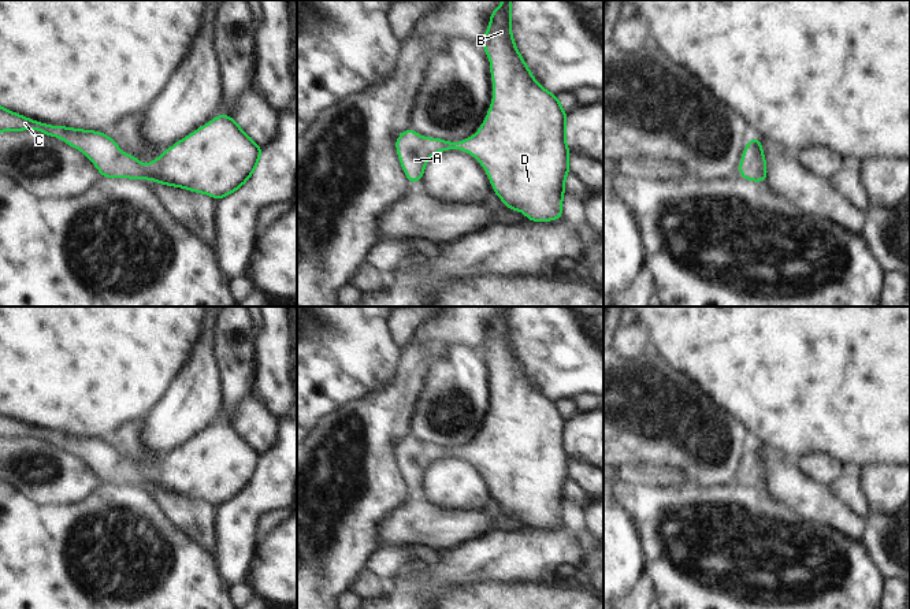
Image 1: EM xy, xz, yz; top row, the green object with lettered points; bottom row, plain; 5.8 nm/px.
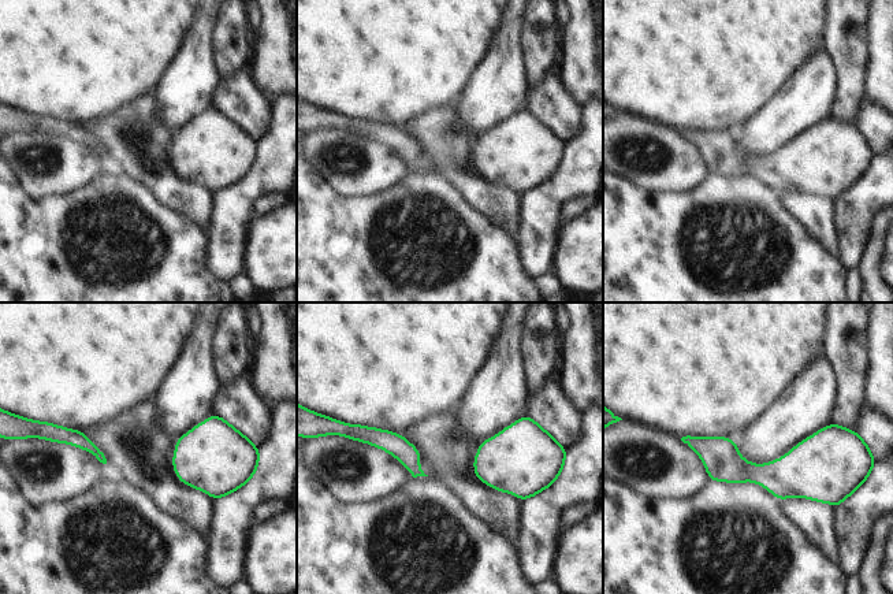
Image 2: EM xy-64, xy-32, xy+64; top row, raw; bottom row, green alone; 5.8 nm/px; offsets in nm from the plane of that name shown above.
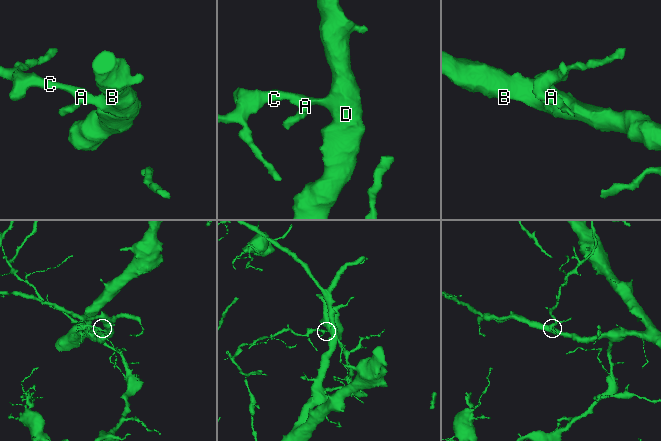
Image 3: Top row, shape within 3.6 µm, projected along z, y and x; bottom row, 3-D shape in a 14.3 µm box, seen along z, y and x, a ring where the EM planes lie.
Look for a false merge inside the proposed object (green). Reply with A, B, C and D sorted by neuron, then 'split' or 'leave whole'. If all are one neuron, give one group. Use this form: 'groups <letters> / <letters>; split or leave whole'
groups A B C D; leave whole

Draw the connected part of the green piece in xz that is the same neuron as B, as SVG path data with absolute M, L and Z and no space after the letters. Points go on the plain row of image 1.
M502 307L491 318L482 345L482 353L490 365L493 408L479 437L469 445L450 449L424 445L411 434L395 445L395 457L408 491L424 484L424 474L434 460L458 456L482 471L505 515L523 519L530 528L561 527L565 486L571 479L571 457L565 446L568 420L558 404L538 390L517 357L512 341L512 308Z

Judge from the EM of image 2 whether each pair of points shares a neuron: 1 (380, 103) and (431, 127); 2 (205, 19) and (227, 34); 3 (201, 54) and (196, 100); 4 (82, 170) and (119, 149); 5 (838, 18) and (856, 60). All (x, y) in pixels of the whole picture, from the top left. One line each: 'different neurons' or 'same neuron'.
1: different neurons
2: different neurons
3: same neuron
4: different neurons
5: same neuron

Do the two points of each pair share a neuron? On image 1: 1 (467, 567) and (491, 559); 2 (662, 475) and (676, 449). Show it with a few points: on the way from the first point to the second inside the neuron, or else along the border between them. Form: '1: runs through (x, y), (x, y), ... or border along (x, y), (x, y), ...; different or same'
1: runs through (472, 561), (486, 559); same
2: border along (638, 464), (678, 465), (691, 483); different

